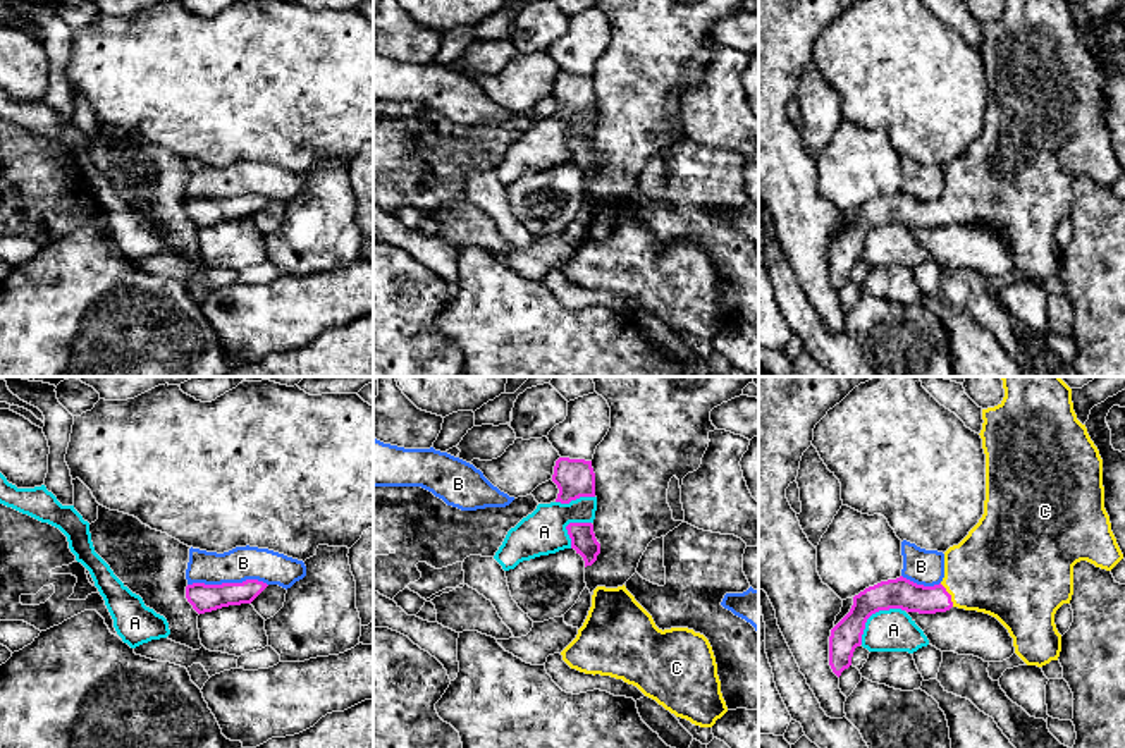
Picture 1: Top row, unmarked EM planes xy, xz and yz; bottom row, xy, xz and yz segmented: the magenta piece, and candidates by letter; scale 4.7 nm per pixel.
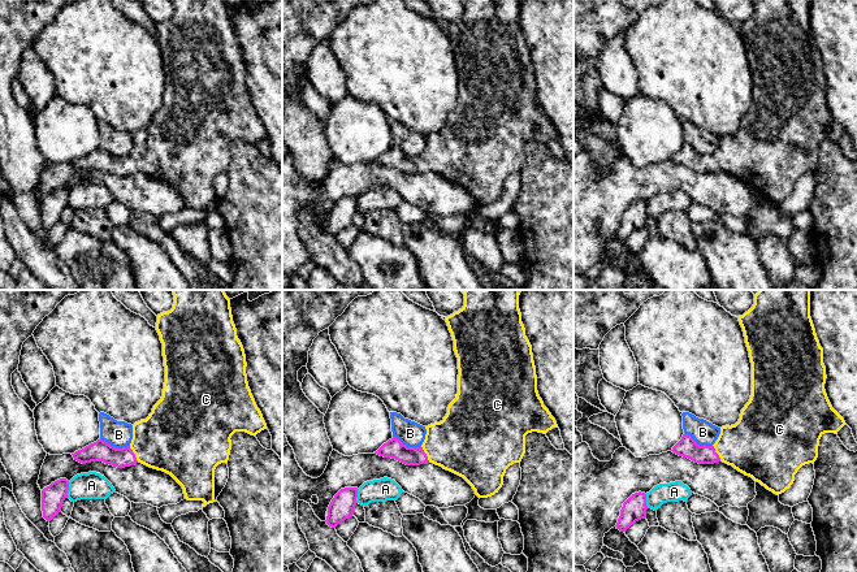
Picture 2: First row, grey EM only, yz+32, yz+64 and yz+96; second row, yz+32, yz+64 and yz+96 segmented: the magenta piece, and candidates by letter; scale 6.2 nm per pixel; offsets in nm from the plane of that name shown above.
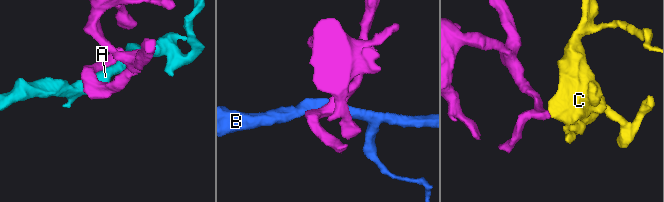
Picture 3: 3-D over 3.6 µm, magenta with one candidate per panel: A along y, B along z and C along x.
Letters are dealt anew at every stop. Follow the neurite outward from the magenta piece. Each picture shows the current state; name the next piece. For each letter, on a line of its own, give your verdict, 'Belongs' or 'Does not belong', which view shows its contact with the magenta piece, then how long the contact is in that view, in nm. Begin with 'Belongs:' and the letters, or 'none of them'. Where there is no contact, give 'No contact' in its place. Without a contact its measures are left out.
Belongs: C
A: Does not belong. Touches magenta in yz. Shared border 260 nm
B: Does not belong. Touches magenta in xy. Shared border 380 nm
C: Belongs. Touches magenta in yz. Shared border 130 nm

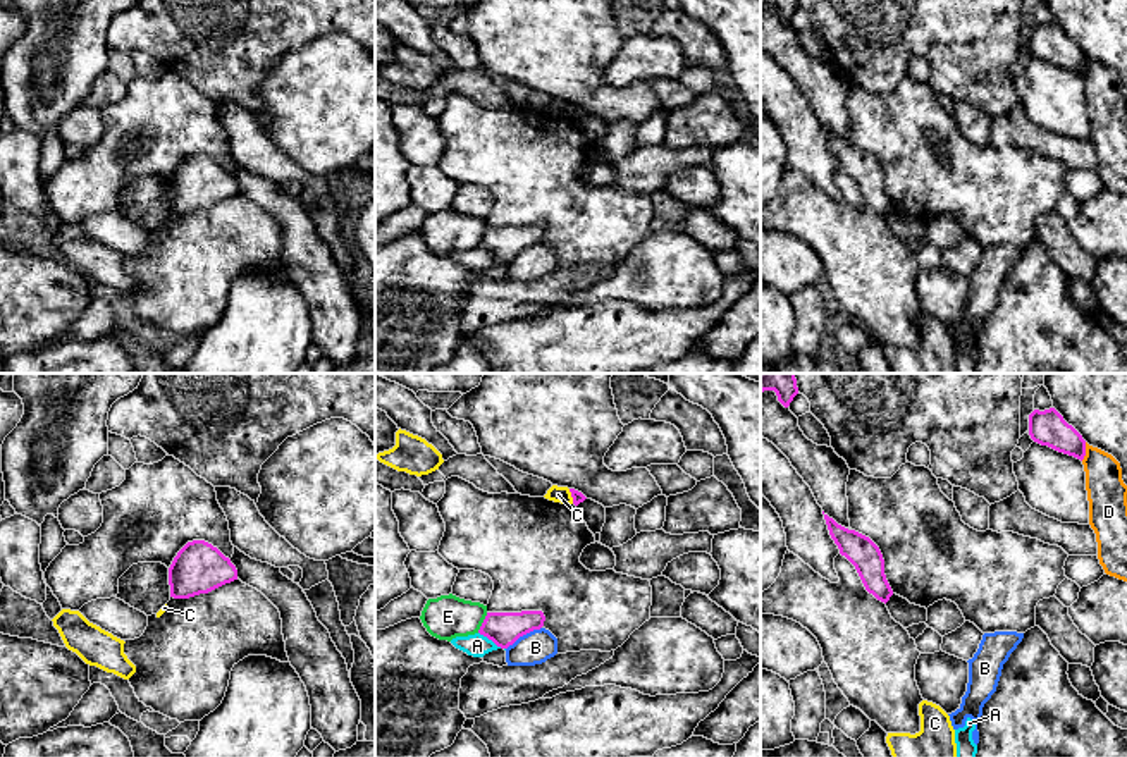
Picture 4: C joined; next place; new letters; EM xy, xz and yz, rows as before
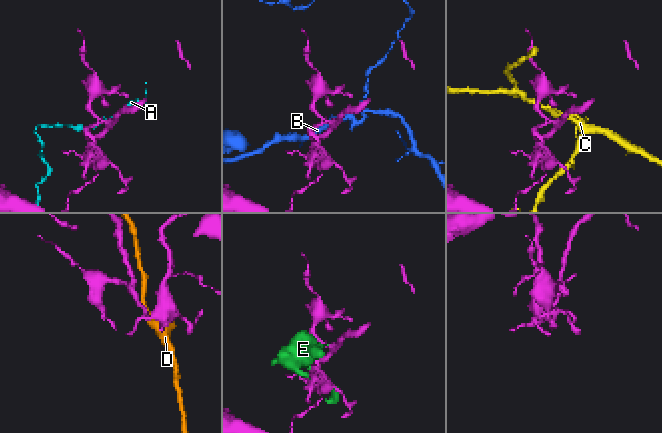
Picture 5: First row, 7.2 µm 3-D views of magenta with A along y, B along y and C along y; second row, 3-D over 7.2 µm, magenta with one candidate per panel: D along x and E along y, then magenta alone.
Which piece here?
Belongs: none of them
A: Does not belong. Touches magenta in xz. Shared border 130 nm
B: Does not belong. Touches magenta in xz. Shared border 200 nm
C: Does not belong. Touches magenta in xz. Shared border 80 nm
D: Does not belong. Touches magenta in yz. Shared border 90 nm
E: Does not belong. Touches magenta in xz. Shared border 110 nm

